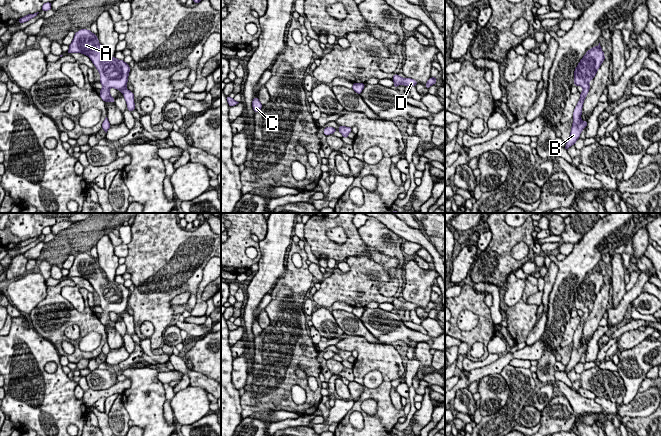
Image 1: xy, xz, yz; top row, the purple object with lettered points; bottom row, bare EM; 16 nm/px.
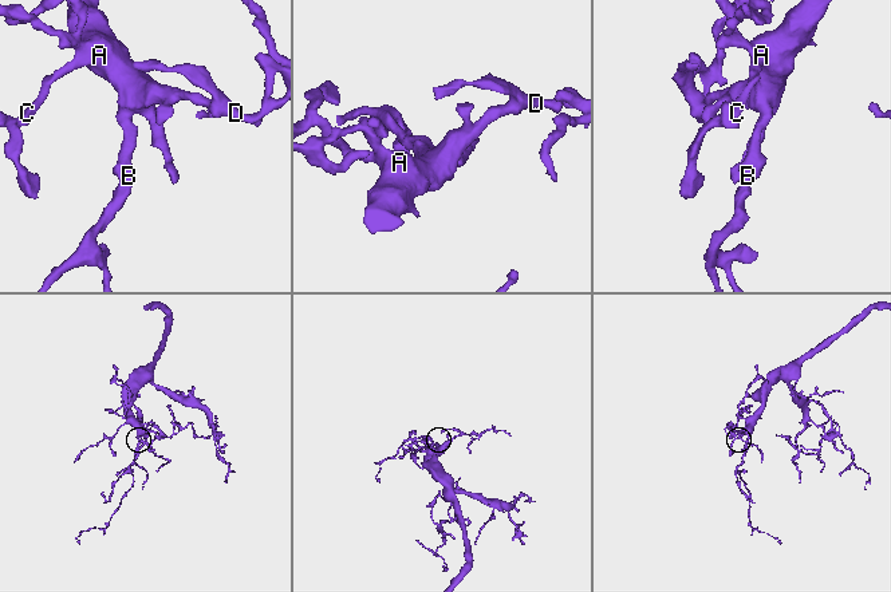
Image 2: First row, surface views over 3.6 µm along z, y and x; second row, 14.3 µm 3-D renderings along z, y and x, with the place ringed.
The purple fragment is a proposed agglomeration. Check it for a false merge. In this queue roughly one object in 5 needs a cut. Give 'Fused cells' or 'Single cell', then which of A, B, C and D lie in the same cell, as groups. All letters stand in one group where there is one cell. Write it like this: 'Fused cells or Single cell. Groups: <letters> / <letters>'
Single cell. Groups: A B C D

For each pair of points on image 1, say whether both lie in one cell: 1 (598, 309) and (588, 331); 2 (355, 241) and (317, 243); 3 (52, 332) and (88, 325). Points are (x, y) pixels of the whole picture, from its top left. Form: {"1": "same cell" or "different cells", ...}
{"1": "same cell", "2": "same cell", "3": "same cell"}

